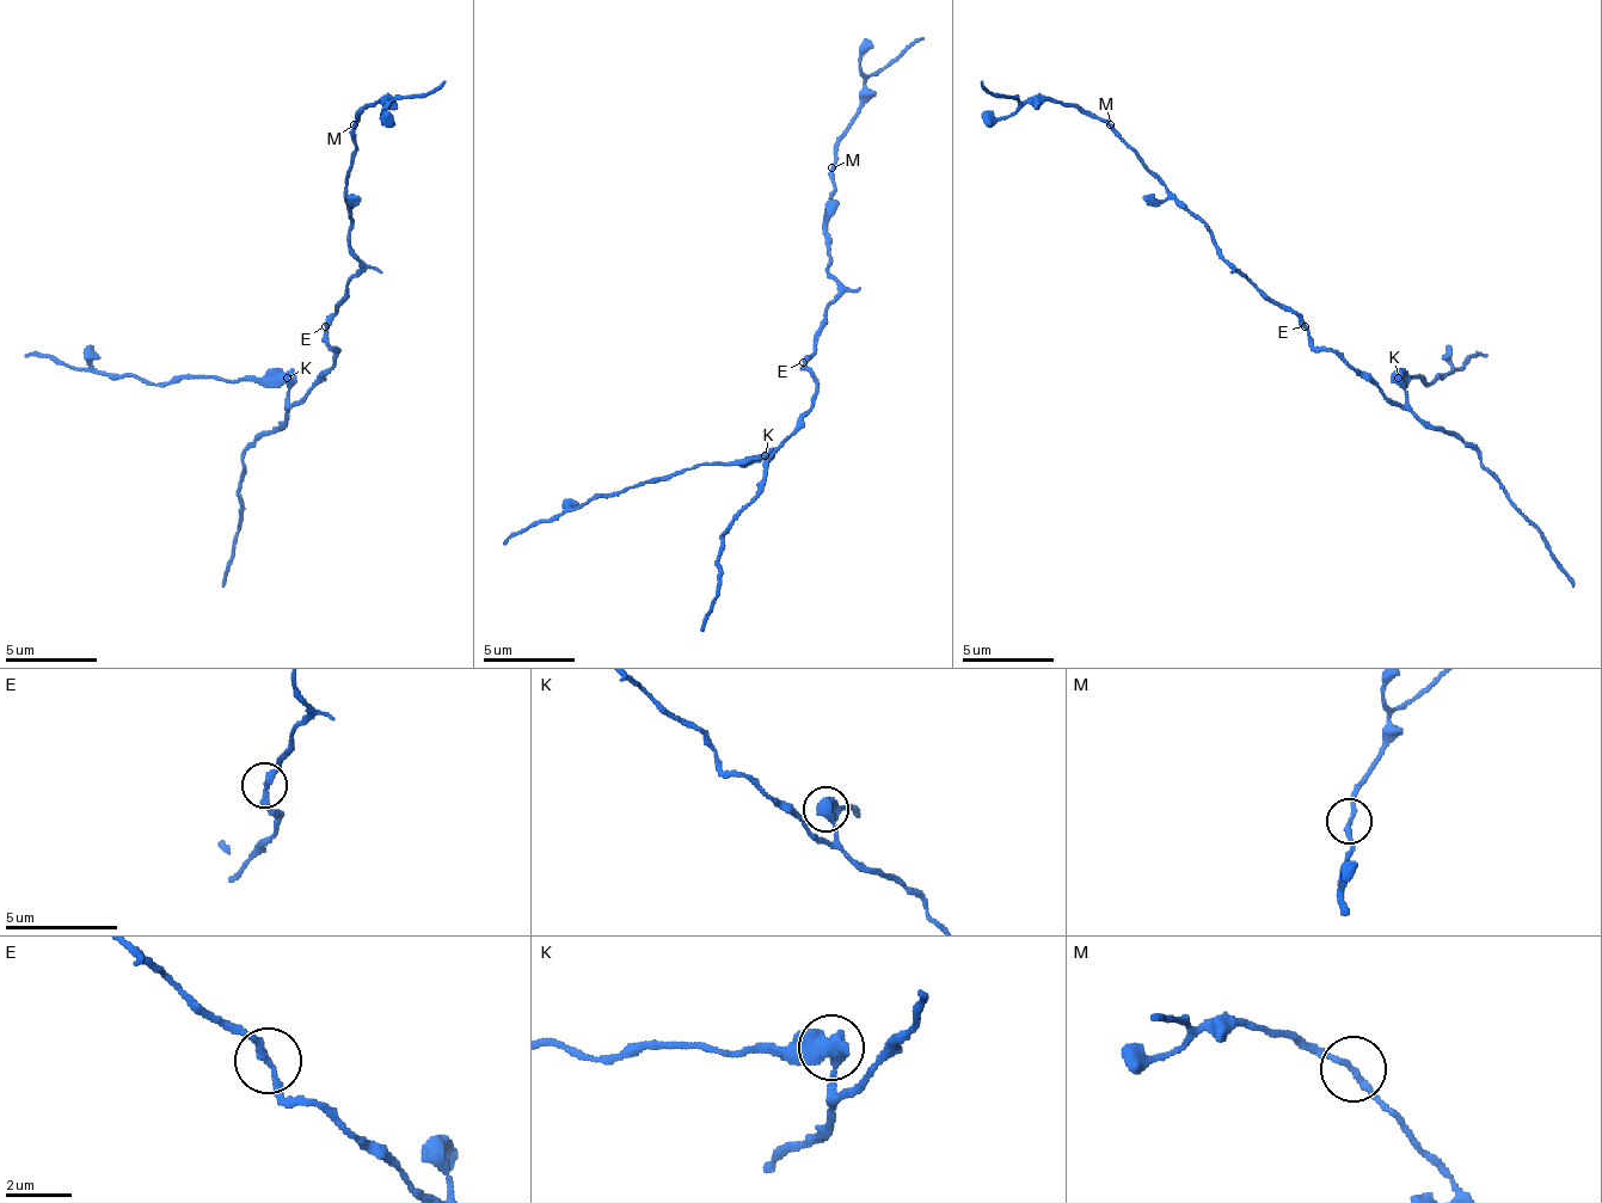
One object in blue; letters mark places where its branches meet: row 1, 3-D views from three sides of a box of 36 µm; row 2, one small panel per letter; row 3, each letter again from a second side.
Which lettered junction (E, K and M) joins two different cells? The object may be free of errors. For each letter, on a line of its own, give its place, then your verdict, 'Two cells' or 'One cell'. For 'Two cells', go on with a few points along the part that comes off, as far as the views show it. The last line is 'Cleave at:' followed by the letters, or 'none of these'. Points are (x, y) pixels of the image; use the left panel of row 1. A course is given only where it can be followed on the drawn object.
E: Place: (325, 326). One cell
K: Place: (287, 378). Two cells. Course of the part to remove: (288, 376), (219, 381), (112, 376), (25, 354)
M: Place: (354, 124). One cell
Cleave at: K

